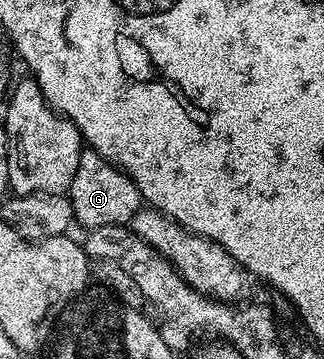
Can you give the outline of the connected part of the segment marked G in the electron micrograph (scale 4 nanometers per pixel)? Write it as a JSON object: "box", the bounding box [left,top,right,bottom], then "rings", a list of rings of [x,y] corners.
{"box":[68,150,144,230],"rings":[[[83,150],[80,154],[79,166],[71,182],[68,199],[74,211],[75,221],[79,225],[82,223],[83,229],[86,230],[109,224],[129,225],[130,219],[144,204],[138,187],[126,177],[126,173],[93,150]]]}

